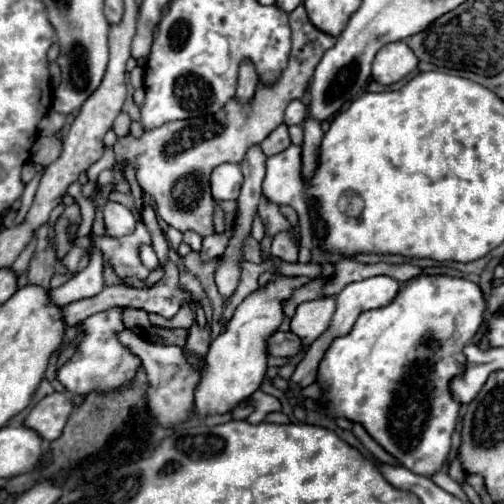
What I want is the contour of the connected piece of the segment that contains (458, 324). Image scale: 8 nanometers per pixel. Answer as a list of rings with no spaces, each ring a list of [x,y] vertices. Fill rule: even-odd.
[[[418,275],[402,283],[392,303],[364,311],[352,331],[334,339],[326,351],[318,367],[318,381],[324,385],[330,415],[362,423],[370,437],[412,473],[430,477],[442,471],[460,411],[460,403],[452,399],[448,385],[452,377],[464,371],[466,357],[462,355],[462,349],[476,335],[482,323],[482,313],[484,295],[480,287],[468,279],[450,275]]]

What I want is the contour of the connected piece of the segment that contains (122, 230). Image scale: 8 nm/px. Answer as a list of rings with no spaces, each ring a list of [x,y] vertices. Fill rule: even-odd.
[[[108,199],[108,201],[104,201],[102,213],[105,229],[108,229],[108,236],[122,237],[134,233],[136,219],[122,203]]]

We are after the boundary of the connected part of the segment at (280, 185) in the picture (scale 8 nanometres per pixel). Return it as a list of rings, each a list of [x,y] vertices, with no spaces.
[[[290,145],[278,155],[268,157],[266,161],[266,179],[262,183],[264,195],[278,203],[278,205],[290,205],[298,217],[300,217],[300,263],[310,261],[310,249],[312,249],[312,233],[310,233],[310,223],[308,223],[308,203],[304,197],[304,181],[300,175],[302,169],[302,159],[300,159],[300,145]]]

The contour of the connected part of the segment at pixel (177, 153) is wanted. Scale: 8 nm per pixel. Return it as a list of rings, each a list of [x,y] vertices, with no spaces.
[[[298,5],[290,13],[290,29],[292,51],[286,69],[274,83],[260,81],[256,95],[252,95],[252,103],[248,103],[248,107],[240,107],[240,103],[236,103],[236,97],[232,97],[216,115],[212,115],[208,123],[196,123],[196,119],[170,121],[152,131],[144,131],[140,139],[126,135],[116,141],[116,163],[122,165],[122,159],[130,161],[136,171],[138,185],[148,197],[154,199],[156,213],[164,217],[170,227],[178,231],[192,229],[202,237],[214,233],[214,199],[210,193],[212,169],[222,163],[240,163],[248,147],[262,143],[262,139],[284,121],[286,105],[292,99],[304,97],[312,81],[314,67],[320,63],[322,55],[336,45],[336,37],[316,29],[310,23],[304,5]]]

